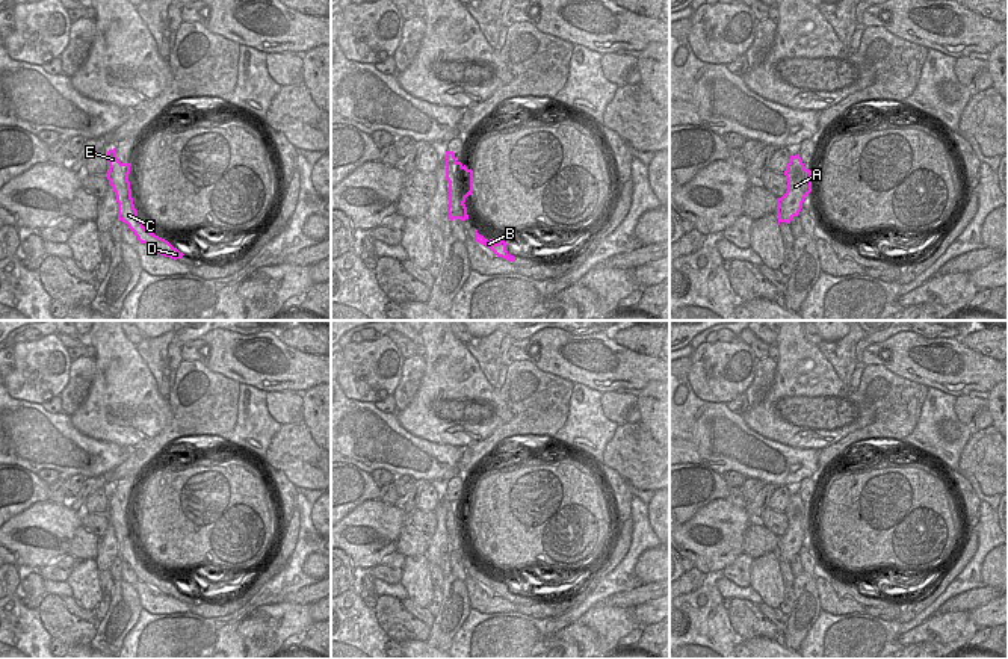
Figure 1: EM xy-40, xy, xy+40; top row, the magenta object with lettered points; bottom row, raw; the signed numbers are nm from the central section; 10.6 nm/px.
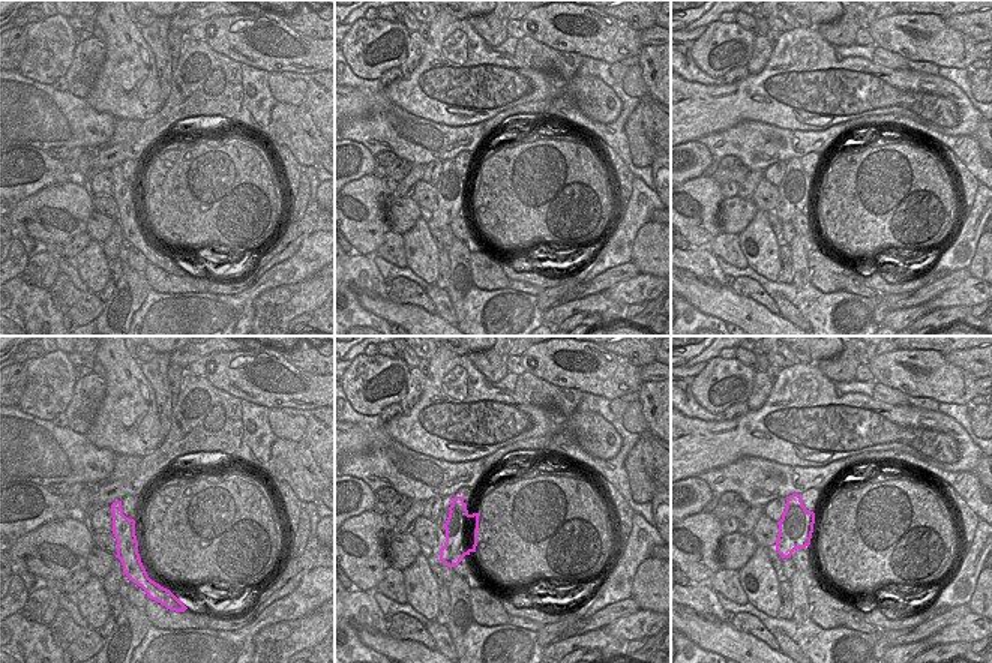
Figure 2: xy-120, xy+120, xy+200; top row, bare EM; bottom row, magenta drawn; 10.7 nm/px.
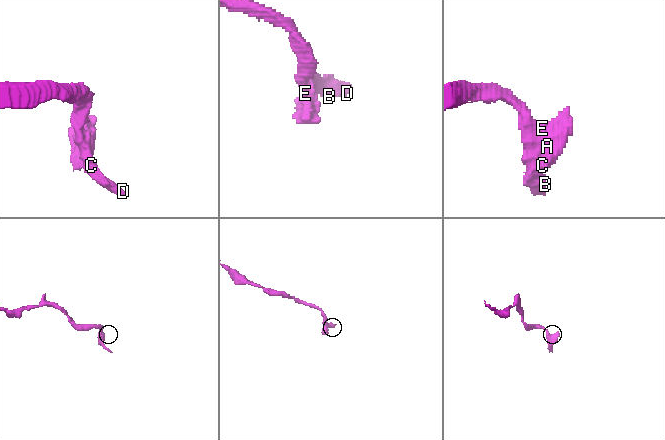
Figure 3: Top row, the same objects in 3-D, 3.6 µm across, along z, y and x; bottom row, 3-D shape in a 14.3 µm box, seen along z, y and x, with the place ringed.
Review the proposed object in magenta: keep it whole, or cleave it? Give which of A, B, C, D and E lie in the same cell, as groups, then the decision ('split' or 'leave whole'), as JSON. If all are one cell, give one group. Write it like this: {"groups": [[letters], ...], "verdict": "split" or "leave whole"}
{"groups": [["A"], ["B", "C", "D", "E"]], "verdict": "split"}

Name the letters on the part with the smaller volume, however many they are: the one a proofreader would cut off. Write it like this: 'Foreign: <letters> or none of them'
Foreign: A

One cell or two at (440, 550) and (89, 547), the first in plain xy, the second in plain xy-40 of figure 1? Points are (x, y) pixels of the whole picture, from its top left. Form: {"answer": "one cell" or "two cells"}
{"answer": "two cells"}

